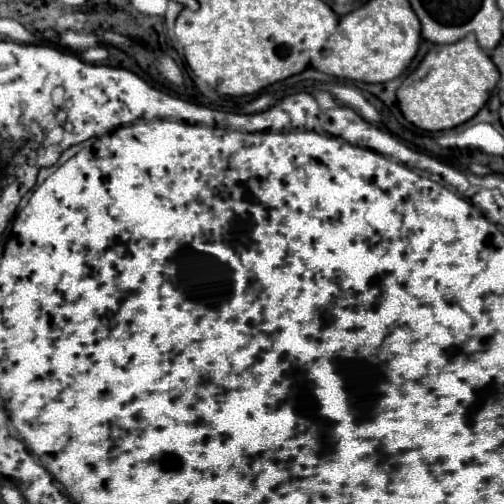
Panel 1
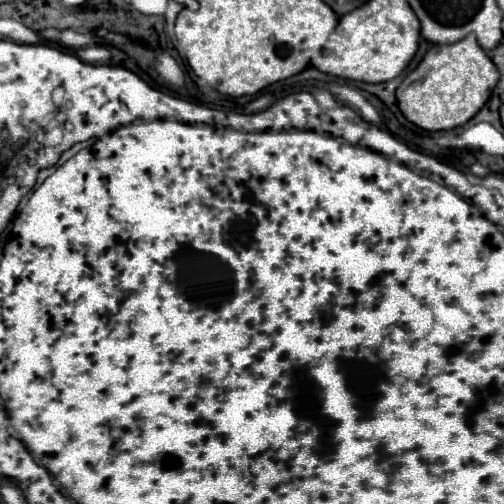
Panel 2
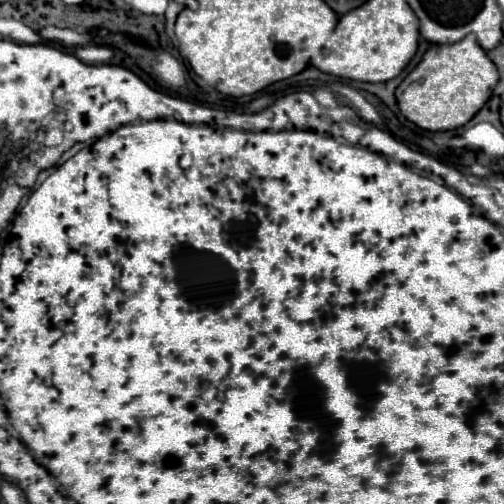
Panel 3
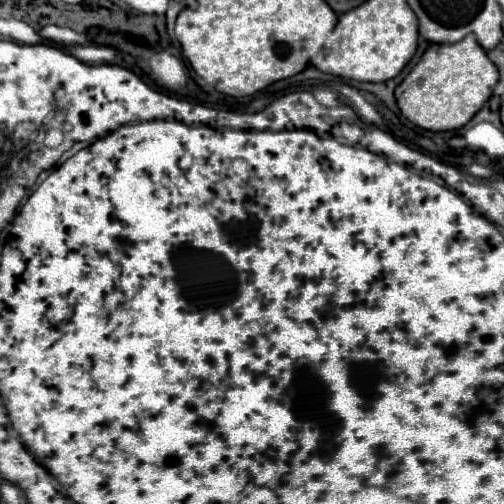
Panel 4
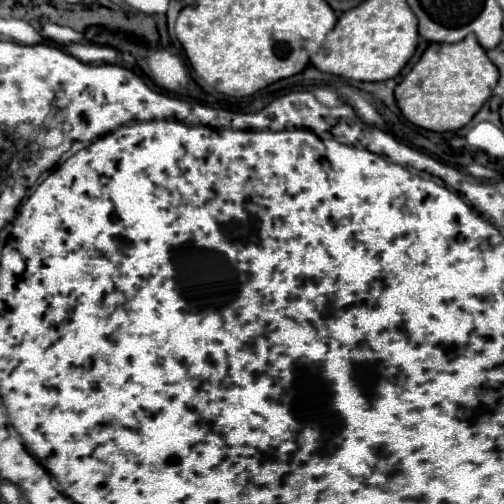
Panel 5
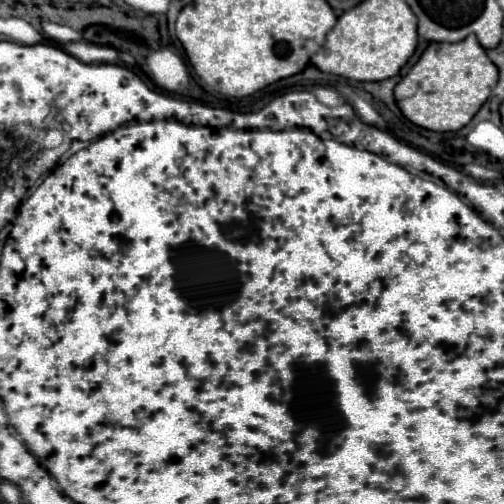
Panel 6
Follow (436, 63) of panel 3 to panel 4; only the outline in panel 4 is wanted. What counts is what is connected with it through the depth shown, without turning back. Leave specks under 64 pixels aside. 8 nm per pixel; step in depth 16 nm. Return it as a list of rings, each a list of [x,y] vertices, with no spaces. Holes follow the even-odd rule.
[[[476,36],[456,44],[430,44],[420,62],[396,86],[400,112],[416,126],[432,132],[448,132],[466,126],[484,106],[498,82],[498,68],[490,62]]]

